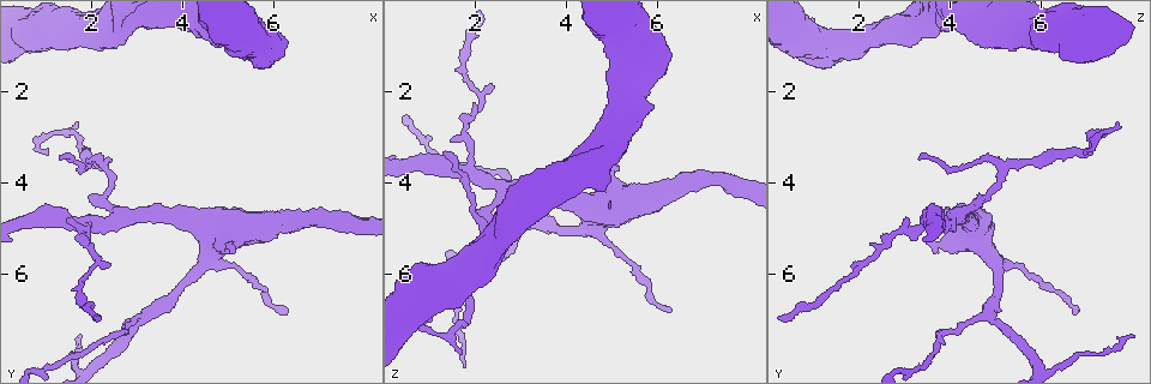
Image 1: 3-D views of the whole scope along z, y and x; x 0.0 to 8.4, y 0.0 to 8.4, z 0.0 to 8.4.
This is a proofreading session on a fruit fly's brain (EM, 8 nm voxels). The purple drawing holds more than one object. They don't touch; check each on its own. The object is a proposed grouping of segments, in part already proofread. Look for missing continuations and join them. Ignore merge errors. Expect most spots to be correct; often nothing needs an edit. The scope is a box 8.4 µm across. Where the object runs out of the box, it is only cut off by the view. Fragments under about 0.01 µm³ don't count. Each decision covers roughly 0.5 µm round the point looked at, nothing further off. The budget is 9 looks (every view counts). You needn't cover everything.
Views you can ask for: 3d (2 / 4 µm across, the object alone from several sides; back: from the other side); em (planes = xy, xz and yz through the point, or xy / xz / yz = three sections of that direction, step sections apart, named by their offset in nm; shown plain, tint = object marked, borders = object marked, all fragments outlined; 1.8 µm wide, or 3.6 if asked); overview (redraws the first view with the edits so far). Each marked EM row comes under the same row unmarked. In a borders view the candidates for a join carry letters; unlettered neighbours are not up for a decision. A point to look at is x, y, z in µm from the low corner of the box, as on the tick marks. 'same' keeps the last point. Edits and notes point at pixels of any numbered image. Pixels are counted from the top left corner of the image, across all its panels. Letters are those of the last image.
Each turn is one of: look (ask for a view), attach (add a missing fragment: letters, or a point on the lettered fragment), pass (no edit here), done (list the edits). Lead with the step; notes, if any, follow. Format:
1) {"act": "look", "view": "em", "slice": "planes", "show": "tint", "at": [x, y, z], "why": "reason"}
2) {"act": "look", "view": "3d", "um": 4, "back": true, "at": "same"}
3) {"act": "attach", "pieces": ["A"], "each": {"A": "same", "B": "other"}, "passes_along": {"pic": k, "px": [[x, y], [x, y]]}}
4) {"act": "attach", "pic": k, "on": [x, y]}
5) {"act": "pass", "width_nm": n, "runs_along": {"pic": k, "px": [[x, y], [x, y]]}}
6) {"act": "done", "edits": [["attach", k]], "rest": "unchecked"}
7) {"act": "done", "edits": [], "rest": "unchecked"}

{"act": "look", "view": "em", "slice": "planes", "show": "borders", "at": [2.10, 0.95, 5.15], "why": "thick end"}

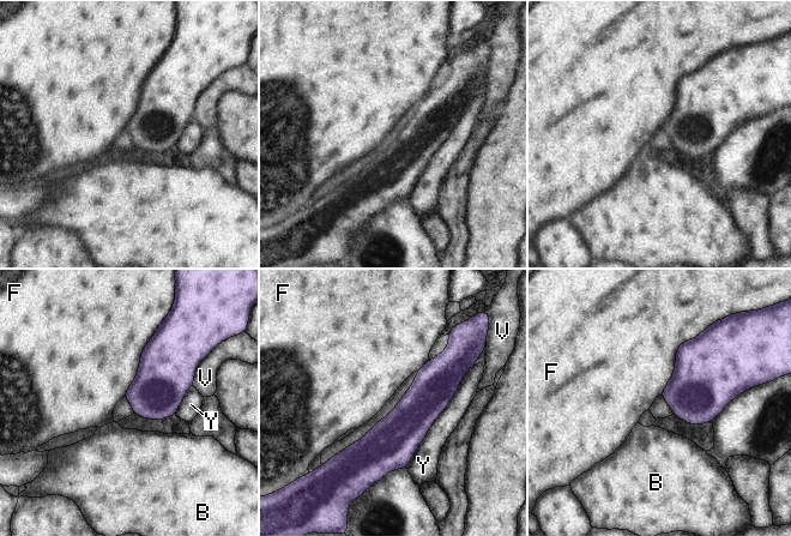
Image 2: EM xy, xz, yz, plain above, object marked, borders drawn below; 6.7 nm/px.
{"act": "pass", "each": {"B": "other", "F": "other", "V": "other", "Y": "other"}, "border": {"pic": 2, "px": [[704, 331], [678, 347], [659, 395]]}, "found": "no lettered fragment goes on from it"}

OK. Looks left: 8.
{"act": "look", "view": "em", "slice": "xz", "step": 16, "show": "borders", "at": [5.05, 5.35, 3.50], "why": "an open end"}

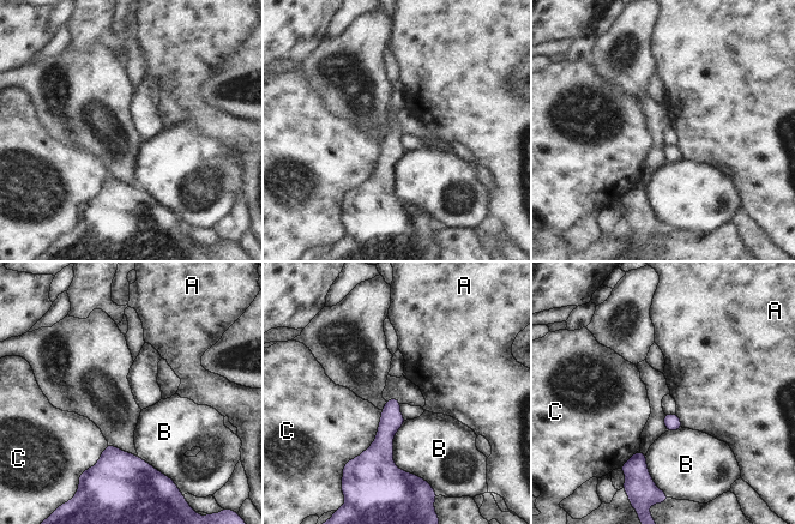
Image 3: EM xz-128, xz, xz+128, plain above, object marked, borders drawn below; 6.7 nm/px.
{"act": "look", "view": "em", "slice": "planes", "show": "borders", "at": "same"}

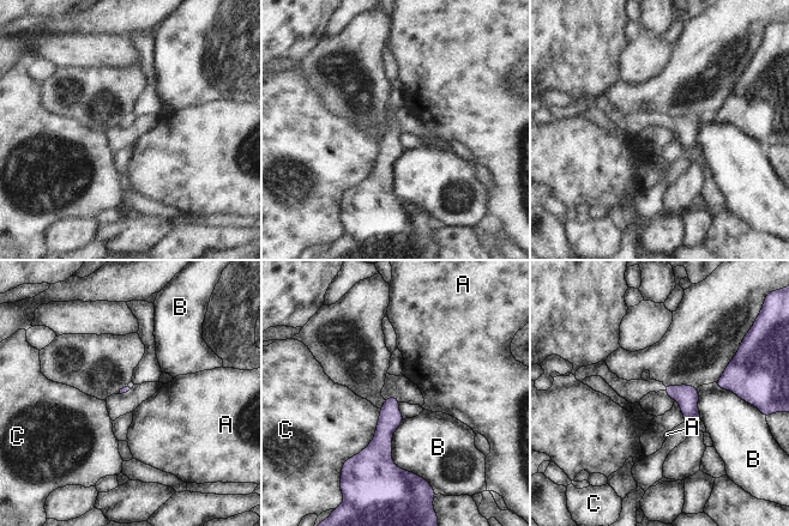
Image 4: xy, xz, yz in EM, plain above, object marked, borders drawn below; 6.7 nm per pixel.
{"act": "pass", "each": {"A": "other", "B": "other", "C": "other"}, "found": "no lettered fragment goes on from it"}

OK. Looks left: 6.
{"act": "look", "view": "3d", "um": 2, "at": [1.35, 3.50, 3.35], "why": "free end"}

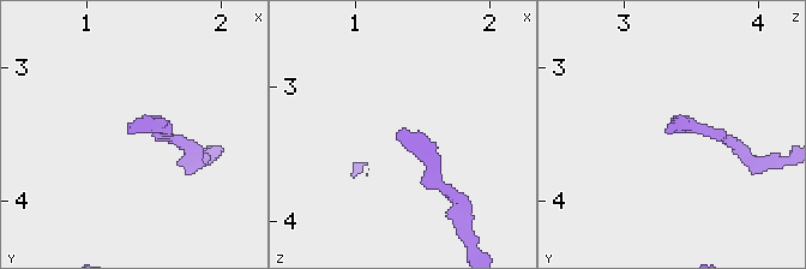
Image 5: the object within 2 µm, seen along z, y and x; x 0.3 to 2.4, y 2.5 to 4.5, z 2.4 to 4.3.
{"act": "look", "view": "em", "slice": "planes", "show": "tint", "at": [1.36, 3.48, 3.28], "why": "shape alone is not enough"}

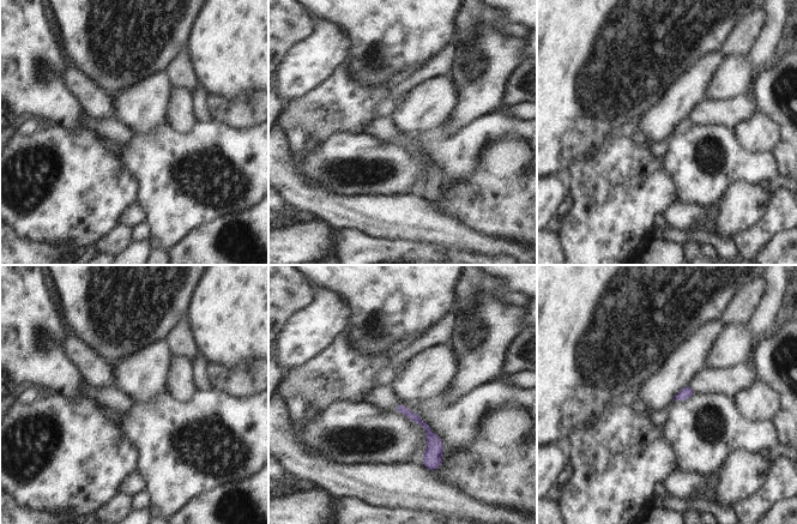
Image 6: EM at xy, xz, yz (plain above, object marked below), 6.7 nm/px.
{"act": "look", "view": "em", "slice": "planes", "show": "borders", "at": "same", "why": "see the neighbours"}

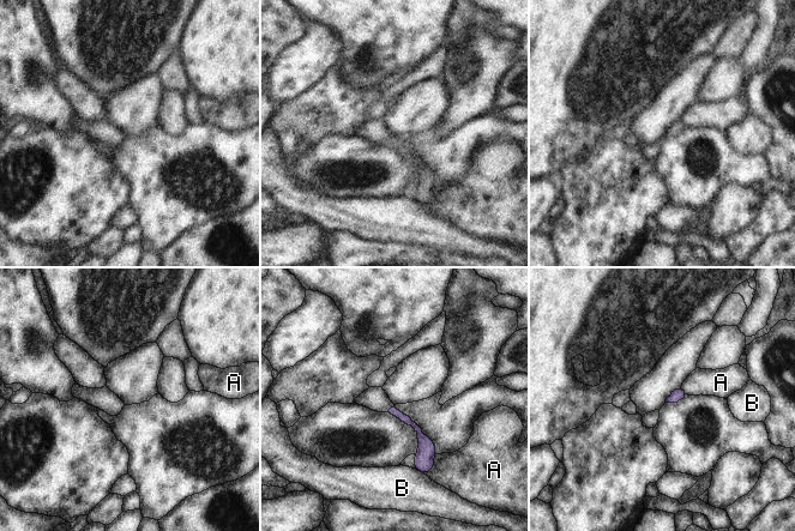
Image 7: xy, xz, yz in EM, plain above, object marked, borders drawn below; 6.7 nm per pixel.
{"act": "pass", "each": {"A": "other", "B": "other"}, "border": {"pic": 7, "px": [[435, 453], [433, 466], [425, 474]]}, "found": "none of them fits"}

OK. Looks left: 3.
{"act": "look", "view": "3d", "um": 2, "back": true, "at": [1.10, 3.40, 6.90], "why": "tapers out"}

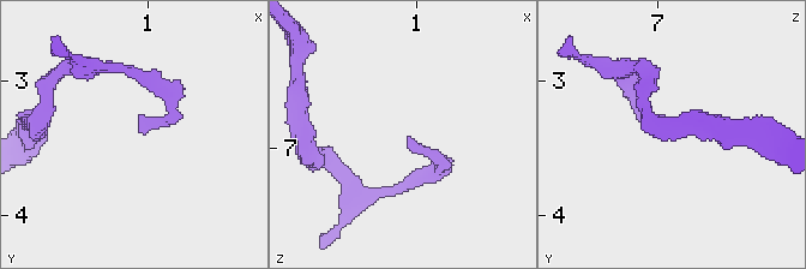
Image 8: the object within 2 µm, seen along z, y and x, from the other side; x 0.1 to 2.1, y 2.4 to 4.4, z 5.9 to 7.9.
{"act": "look", "view": "em", "slice": "planes", "show": "borders", "at": [1.06, 3.40, 6.96]}

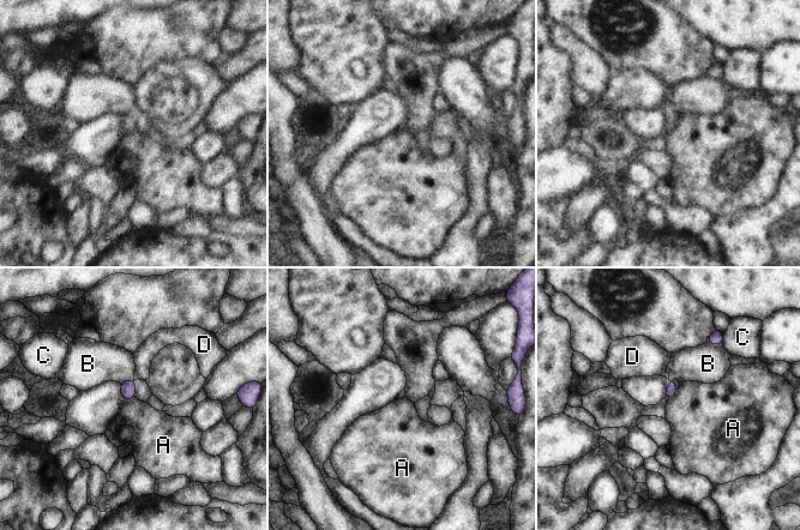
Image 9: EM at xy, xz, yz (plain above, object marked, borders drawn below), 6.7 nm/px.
{"act": "pass", "width_nm": 80, "each": {"A": "other", "B": "other", "C": "other", "D": "other"}, "border": {"pic": 9, "px": [[679, 389], [668, 401]]}, "found": "no lettered fragment goes on from it"}

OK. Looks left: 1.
{"act": "done", "edits": [], "rest": "unchecked"}

